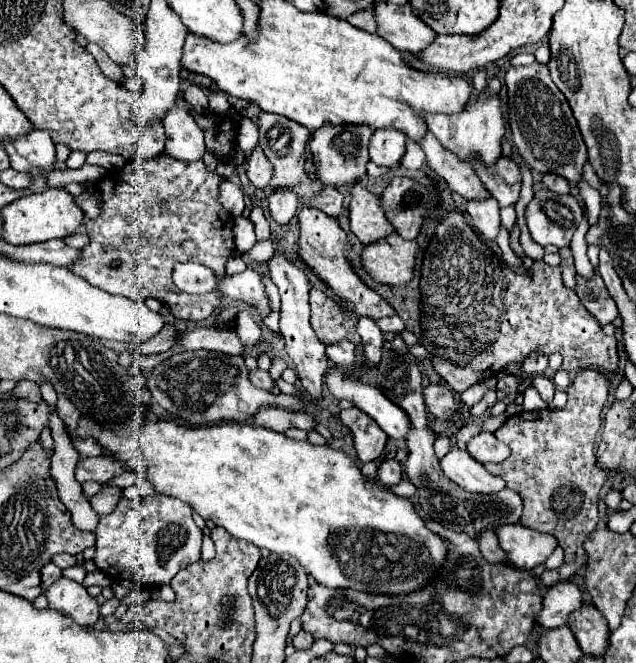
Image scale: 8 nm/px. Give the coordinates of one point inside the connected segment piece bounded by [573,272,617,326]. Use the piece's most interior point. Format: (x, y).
(591, 291)

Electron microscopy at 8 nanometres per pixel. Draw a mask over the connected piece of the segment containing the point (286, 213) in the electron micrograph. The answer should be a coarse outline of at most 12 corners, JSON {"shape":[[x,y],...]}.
{"shape":[[285,190],[269,196],[267,210],[275,224],[295,216],[297,196]]}

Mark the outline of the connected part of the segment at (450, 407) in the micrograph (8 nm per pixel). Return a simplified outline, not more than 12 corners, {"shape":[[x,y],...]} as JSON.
{"shape":[[445,384],[423,388],[427,412],[441,420],[457,410]]}

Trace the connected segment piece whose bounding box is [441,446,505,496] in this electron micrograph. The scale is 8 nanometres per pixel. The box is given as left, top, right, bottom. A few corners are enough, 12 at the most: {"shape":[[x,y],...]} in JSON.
{"shape":[[469,452],[441,460],[447,478],[467,492],[497,494],[505,480],[489,474]]}

